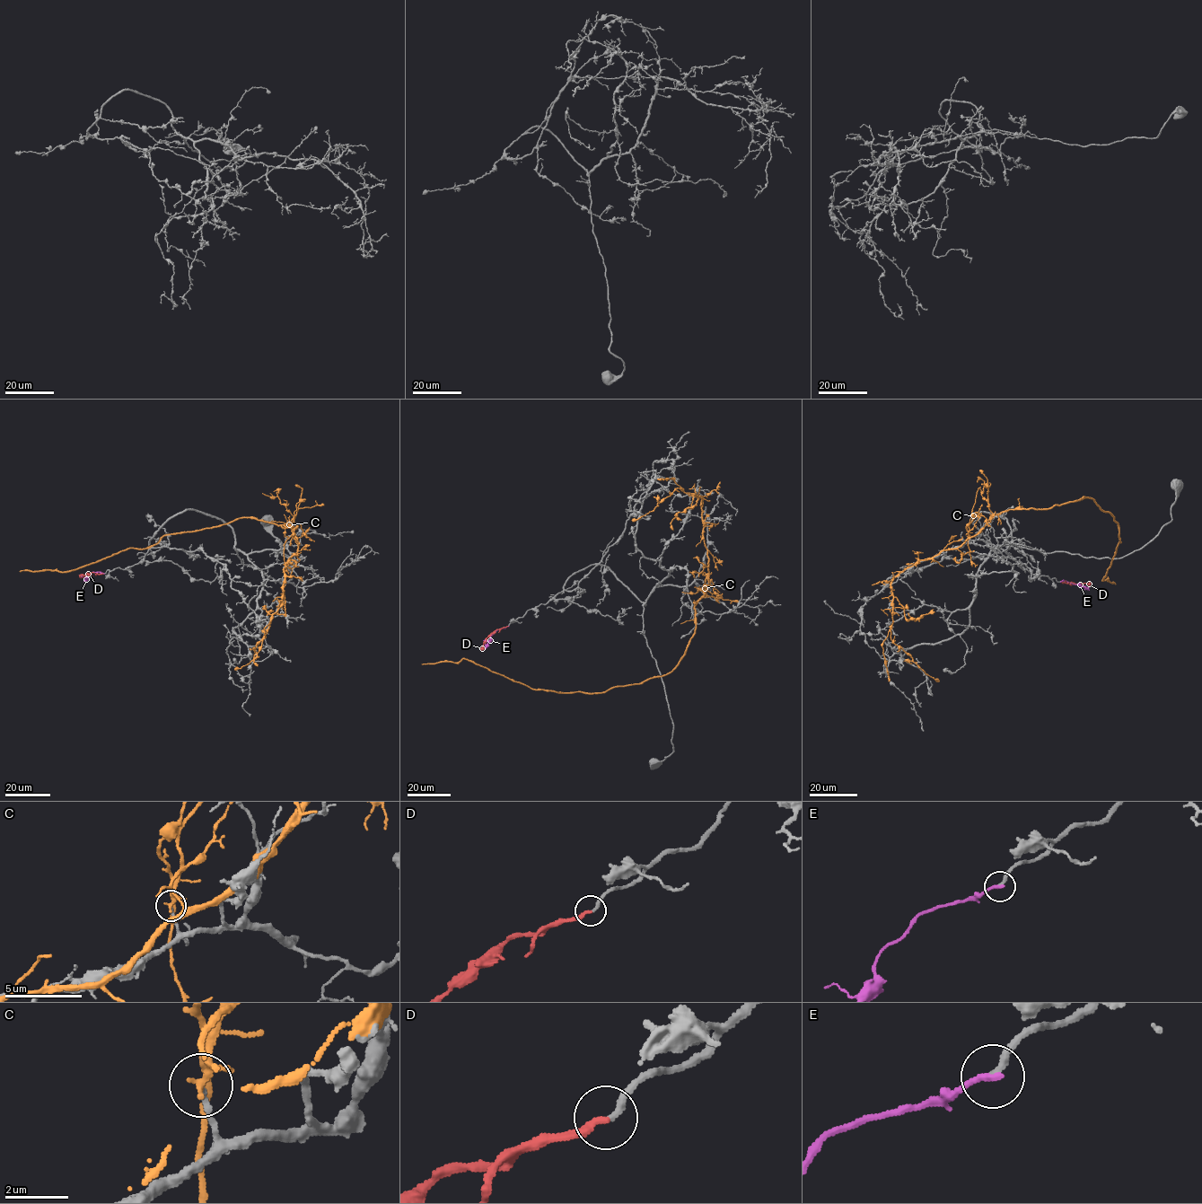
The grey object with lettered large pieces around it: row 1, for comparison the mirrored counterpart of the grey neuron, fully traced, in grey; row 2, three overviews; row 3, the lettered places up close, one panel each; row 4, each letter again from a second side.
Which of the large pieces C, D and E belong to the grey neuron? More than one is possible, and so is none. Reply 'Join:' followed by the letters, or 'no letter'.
Join: no letter

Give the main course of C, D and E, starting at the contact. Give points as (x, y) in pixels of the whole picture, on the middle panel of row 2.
C: (701, 573), (714, 593), (695, 607), (684, 656), (640, 683), (552, 691), (464, 659), (422, 663)
D: (508, 626), (496, 629), (481, 650)
E: (508, 626), (496, 630), (485, 648)

